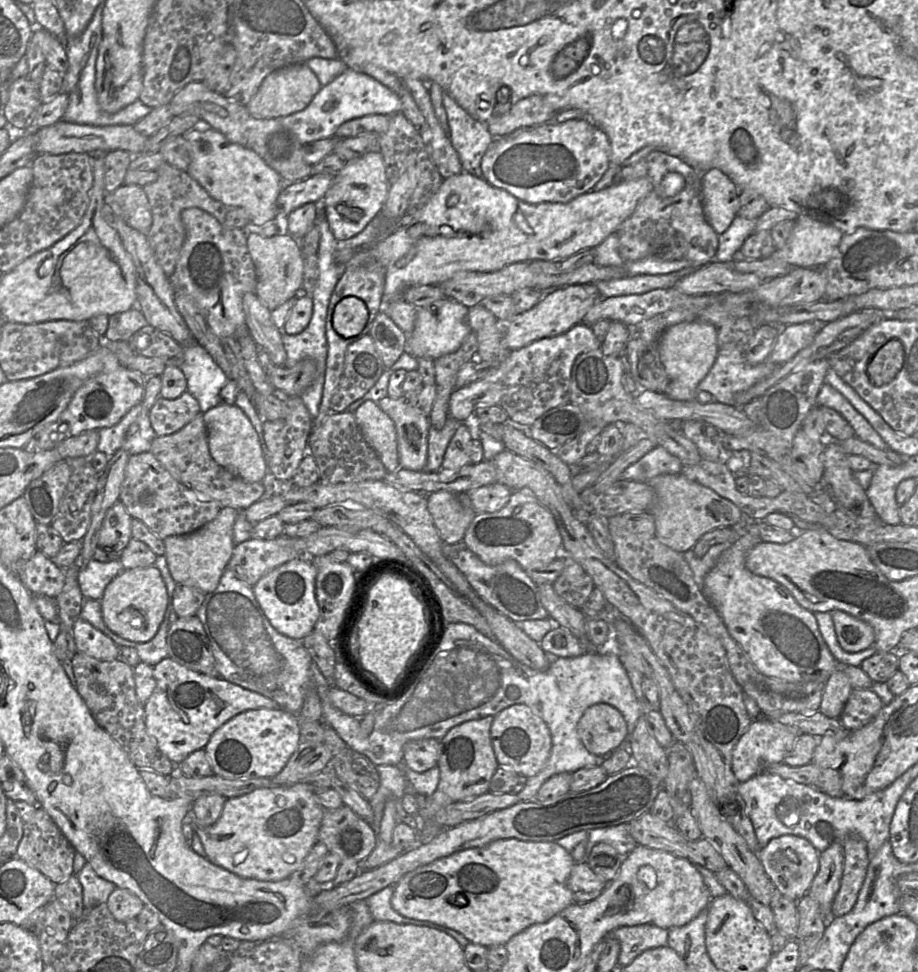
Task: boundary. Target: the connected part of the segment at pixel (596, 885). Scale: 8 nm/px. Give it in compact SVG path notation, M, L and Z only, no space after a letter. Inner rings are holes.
M575 863L568 879L568 887L576 903L595 900L608 885L609 883L596 875L587 863Z

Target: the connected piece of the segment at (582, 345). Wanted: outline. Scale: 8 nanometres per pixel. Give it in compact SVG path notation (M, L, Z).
M580 323L563 334L512 350L501 359L493 372L452 392L448 406L449 417L460 423L469 422L478 406L496 405L507 412L511 424L527 428L548 410L569 403L575 360L579 355L596 350L601 345L602 340L593 333L591 325Z

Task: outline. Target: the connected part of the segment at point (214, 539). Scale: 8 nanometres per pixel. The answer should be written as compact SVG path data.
M224 507L214 520L197 531L164 539L168 568L177 584L195 587L205 595L217 588L235 547L233 526L239 514L235 508Z

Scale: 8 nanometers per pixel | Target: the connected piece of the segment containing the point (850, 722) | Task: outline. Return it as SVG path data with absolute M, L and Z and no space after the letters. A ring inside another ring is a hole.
M854 688L839 720L847 729L857 730L874 720L883 706L872 688Z

